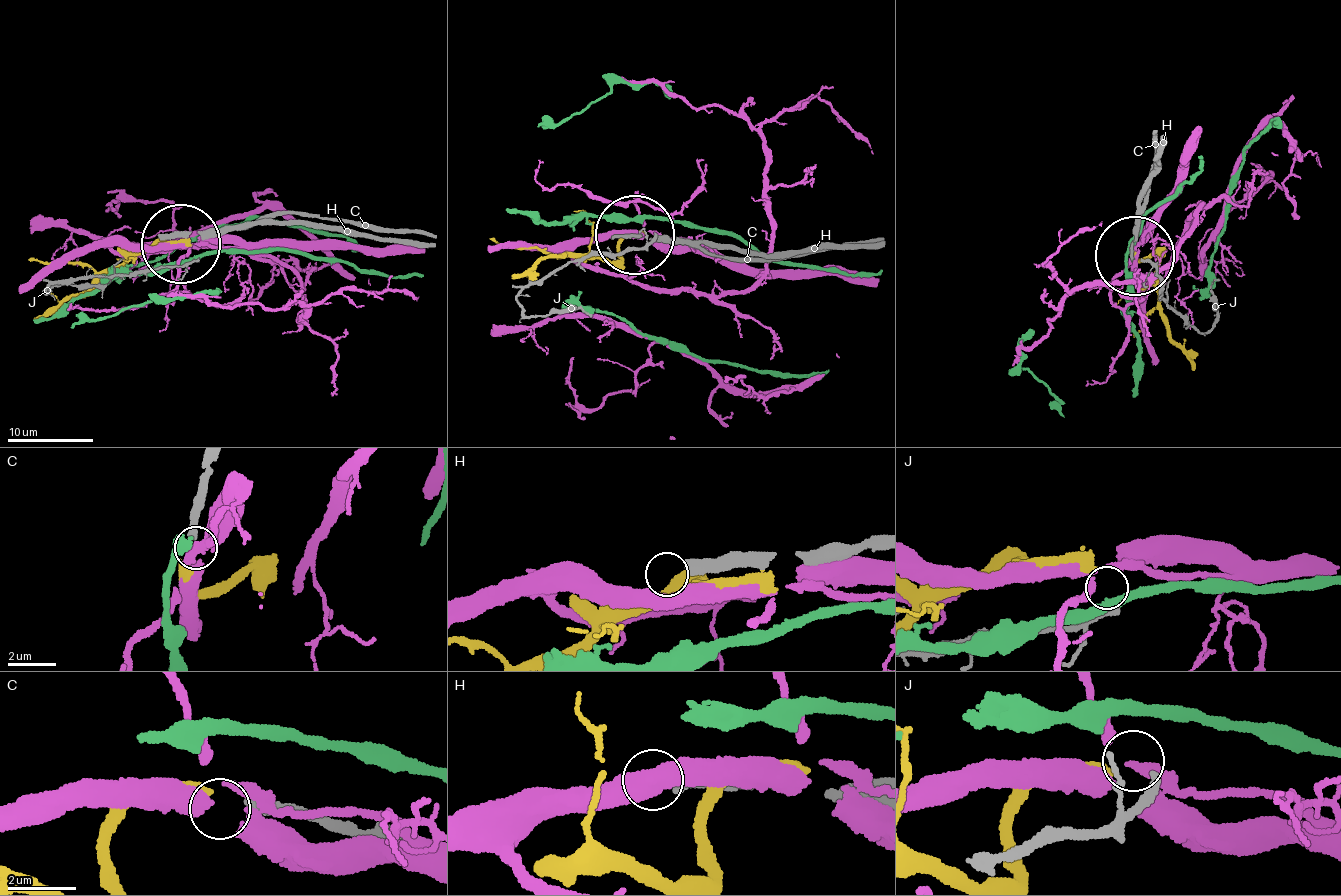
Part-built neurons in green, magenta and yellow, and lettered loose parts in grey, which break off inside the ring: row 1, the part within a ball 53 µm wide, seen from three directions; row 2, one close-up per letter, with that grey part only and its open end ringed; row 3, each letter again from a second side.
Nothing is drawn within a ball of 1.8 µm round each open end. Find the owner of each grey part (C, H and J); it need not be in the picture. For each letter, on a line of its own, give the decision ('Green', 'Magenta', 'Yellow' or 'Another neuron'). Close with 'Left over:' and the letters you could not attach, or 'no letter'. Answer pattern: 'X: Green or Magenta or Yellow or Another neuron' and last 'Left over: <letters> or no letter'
C: Yellow
H: Another neuron
J: Another neuron
Left over: H, J

